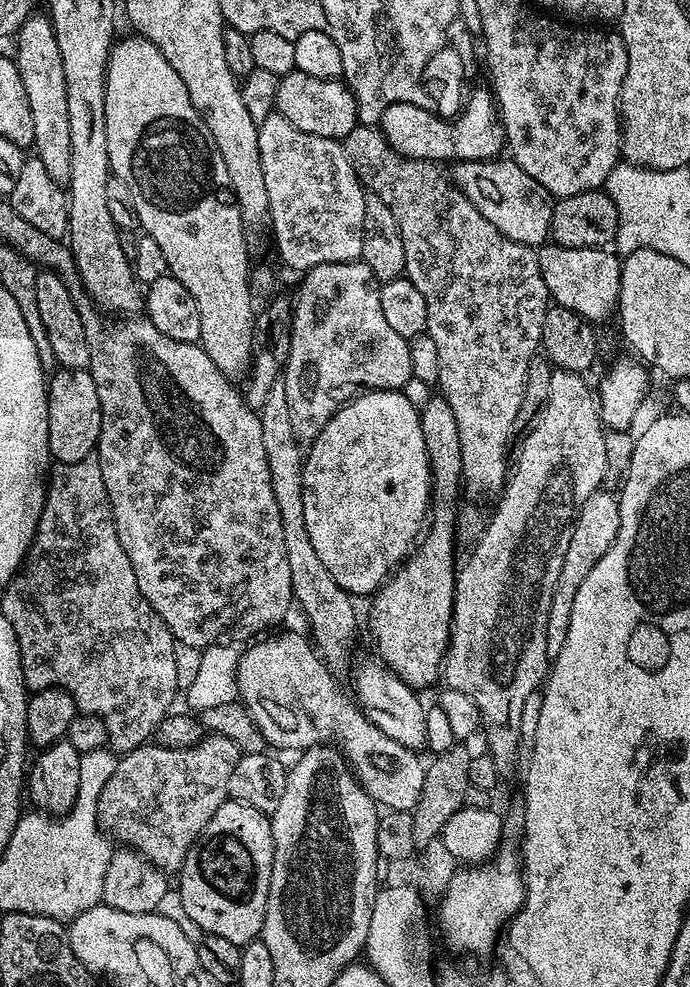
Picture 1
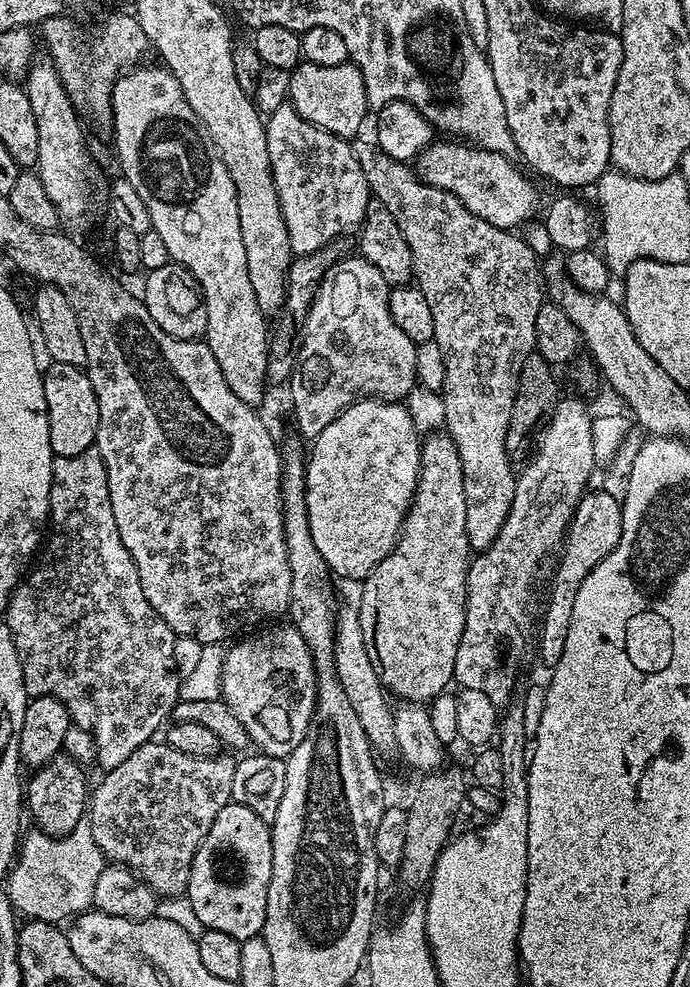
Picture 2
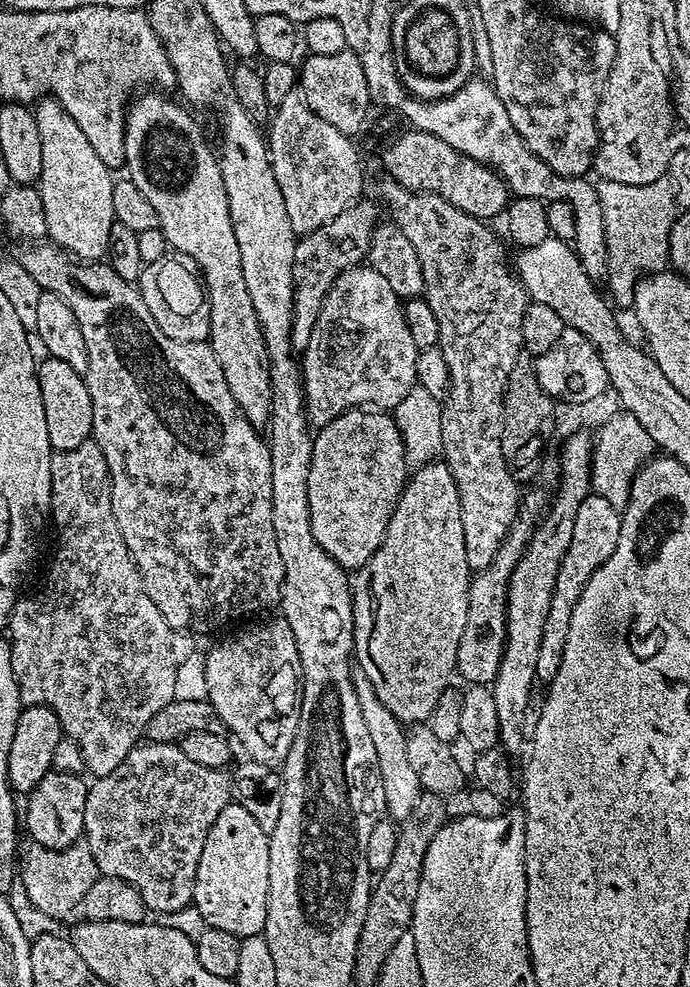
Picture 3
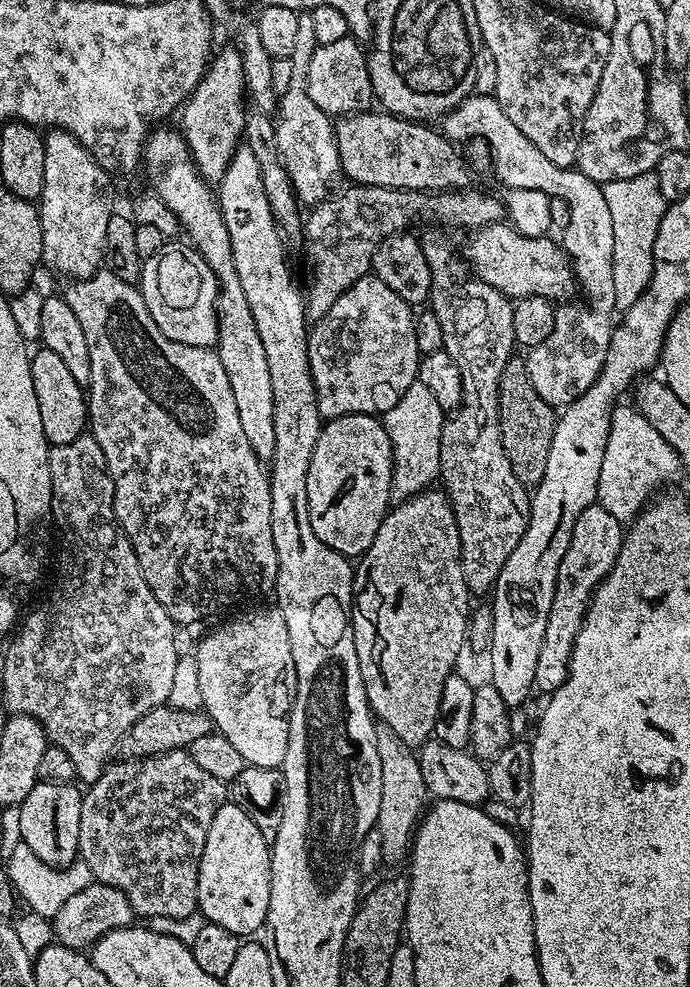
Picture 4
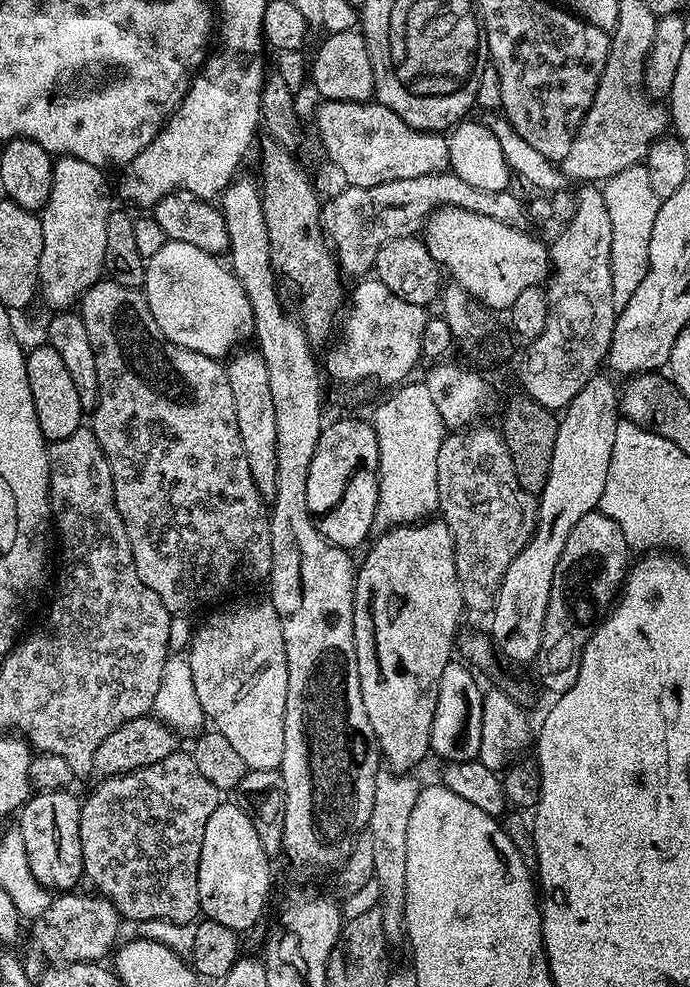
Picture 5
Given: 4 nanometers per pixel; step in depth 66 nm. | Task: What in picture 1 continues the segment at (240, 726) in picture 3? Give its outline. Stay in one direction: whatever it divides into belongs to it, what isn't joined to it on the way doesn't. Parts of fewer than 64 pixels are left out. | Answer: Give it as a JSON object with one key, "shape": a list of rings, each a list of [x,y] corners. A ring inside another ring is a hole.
{"shape":[[[279,632],[249,643],[240,652],[240,665],[236,671],[239,699],[254,718],[258,730],[262,730],[265,745],[272,747],[273,744],[276,748],[296,748],[295,750],[314,748],[317,744],[332,745],[348,761],[353,776],[377,805],[388,810],[411,812],[422,794],[425,761],[420,761],[416,757],[419,755],[413,749],[402,746],[402,742],[386,738],[386,734],[382,734],[382,730],[378,730],[378,726],[374,726],[364,715],[357,701],[350,696],[348,700],[347,694],[340,692],[336,685],[339,684],[337,677],[332,675],[313,641],[305,633],[304,637],[300,632]]]}

